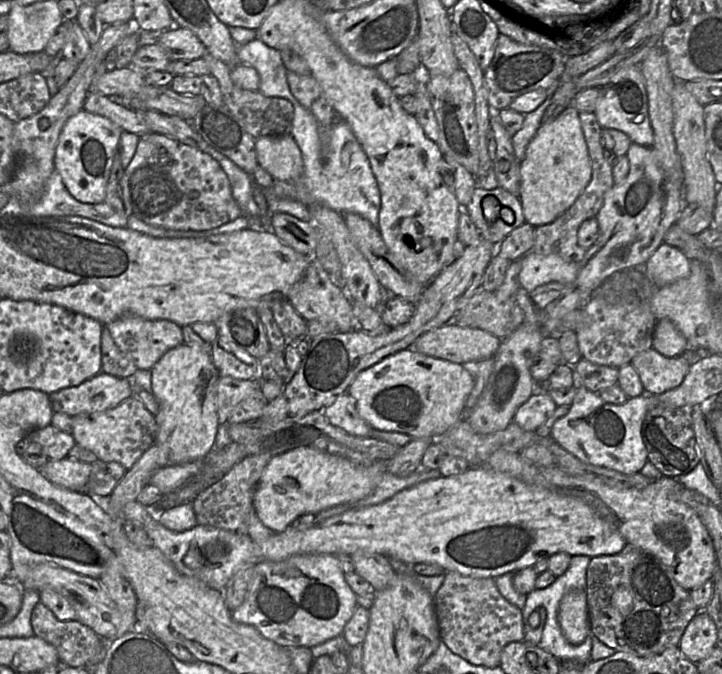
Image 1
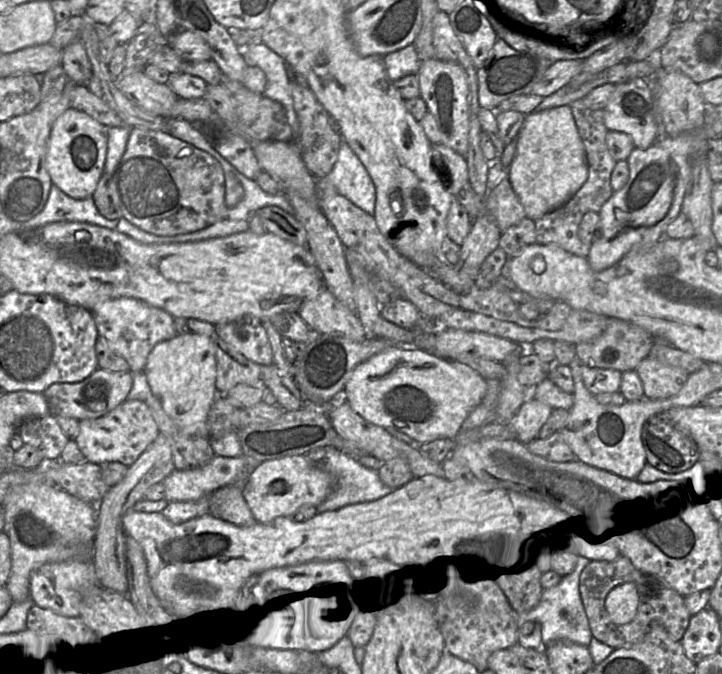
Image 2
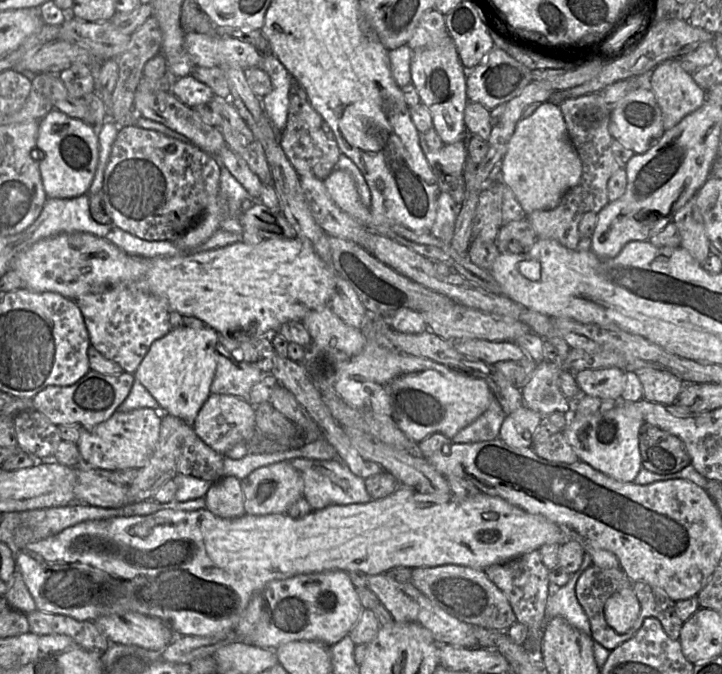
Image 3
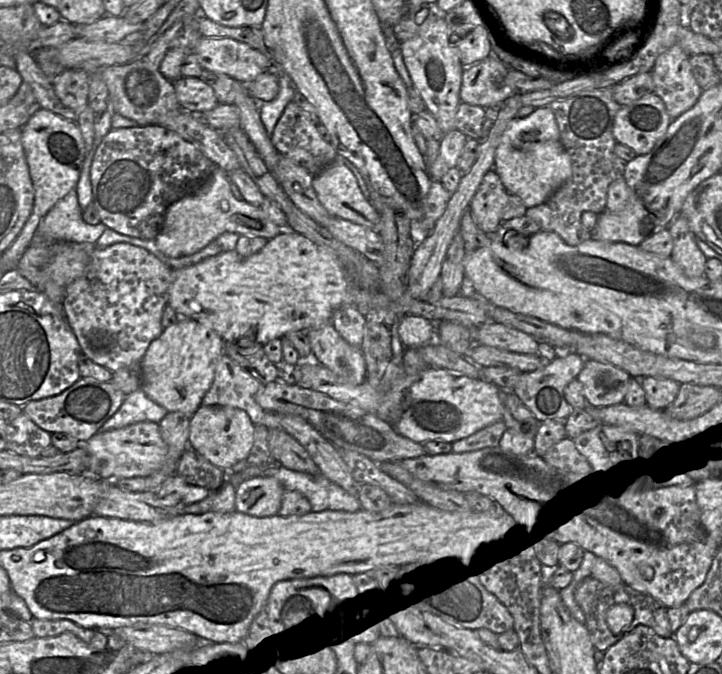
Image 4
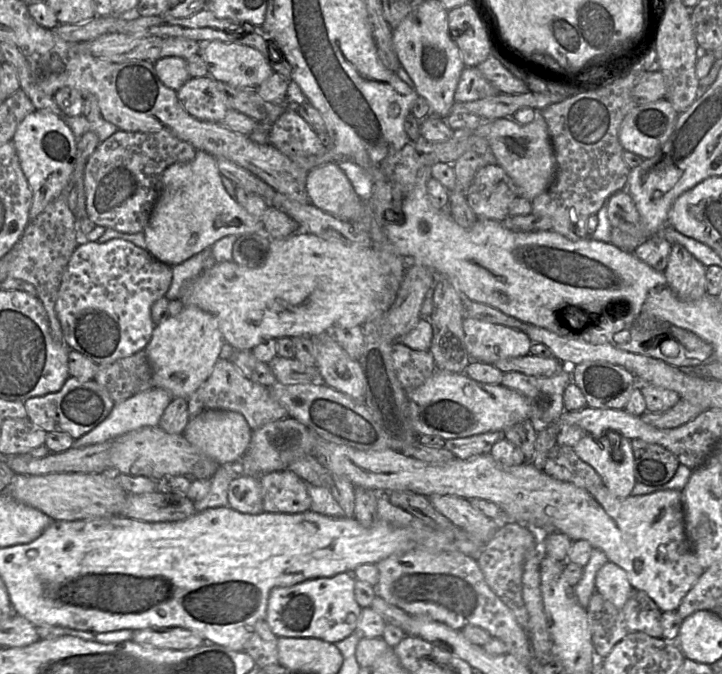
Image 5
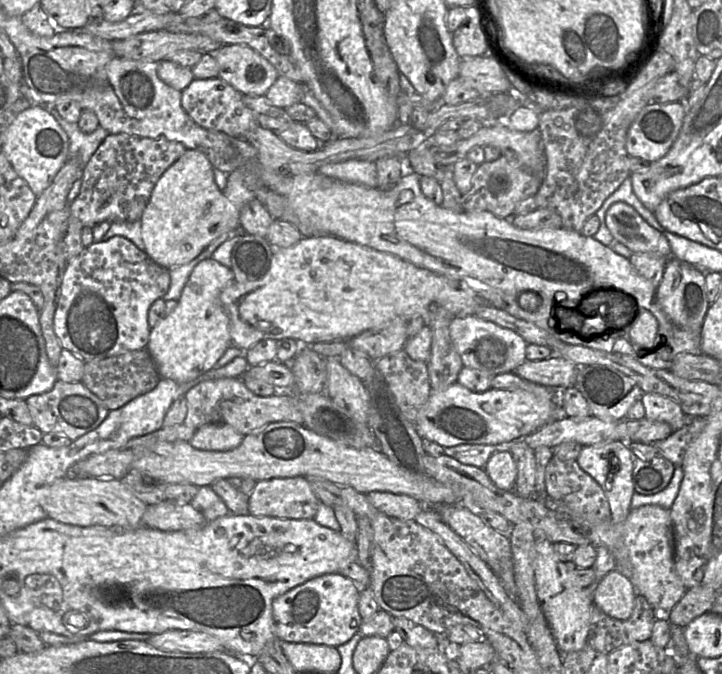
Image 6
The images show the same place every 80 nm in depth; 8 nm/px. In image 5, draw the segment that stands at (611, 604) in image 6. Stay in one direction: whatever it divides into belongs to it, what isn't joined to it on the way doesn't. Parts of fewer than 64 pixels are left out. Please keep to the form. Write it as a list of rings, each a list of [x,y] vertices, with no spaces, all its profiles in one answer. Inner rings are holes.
[[[609,561],[598,570],[595,582],[595,591],[616,608],[622,608],[625,605],[633,589],[626,572]]]

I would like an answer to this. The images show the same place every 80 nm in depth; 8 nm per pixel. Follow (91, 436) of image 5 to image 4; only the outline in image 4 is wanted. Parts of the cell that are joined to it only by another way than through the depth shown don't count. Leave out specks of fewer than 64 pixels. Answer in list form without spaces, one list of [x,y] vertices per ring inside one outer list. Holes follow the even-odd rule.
[[[139,388],[125,398],[120,408],[103,424],[99,432],[121,429],[139,422],[159,423],[167,412]]]

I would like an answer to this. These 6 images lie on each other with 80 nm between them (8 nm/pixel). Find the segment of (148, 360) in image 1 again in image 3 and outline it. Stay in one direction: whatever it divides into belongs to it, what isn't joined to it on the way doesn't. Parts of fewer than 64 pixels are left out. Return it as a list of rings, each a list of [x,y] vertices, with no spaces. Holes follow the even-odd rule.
[[[125,284],[99,288],[98,292],[80,296],[75,303],[82,313],[90,346],[117,363],[128,374],[134,375],[153,342],[171,330],[170,309],[166,301],[151,292],[140,291]]]

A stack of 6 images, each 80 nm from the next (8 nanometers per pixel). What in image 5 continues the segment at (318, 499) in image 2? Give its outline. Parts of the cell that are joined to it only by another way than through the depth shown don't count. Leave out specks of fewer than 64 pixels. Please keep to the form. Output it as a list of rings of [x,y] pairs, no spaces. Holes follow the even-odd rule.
[[[240,476],[227,489],[228,506],[245,514],[263,513],[263,499],[258,477]]]

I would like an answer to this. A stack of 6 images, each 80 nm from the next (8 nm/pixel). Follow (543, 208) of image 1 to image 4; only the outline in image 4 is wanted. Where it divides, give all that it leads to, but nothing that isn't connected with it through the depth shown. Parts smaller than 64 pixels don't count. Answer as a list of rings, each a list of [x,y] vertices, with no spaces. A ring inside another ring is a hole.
[[[549,107],[536,108],[525,118],[512,119],[495,152],[494,169],[509,194],[517,196],[526,208],[544,203],[572,175],[571,159],[560,140],[554,112]]]

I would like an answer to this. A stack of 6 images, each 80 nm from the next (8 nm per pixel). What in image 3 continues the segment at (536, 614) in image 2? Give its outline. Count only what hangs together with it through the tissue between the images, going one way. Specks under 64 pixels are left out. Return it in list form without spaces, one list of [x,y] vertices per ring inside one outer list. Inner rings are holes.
[[[585,554],[580,568],[562,587],[553,587],[545,608],[545,622],[554,617],[564,618],[576,629],[591,635],[589,619],[576,597],[576,585],[584,571],[593,564],[590,554]]]

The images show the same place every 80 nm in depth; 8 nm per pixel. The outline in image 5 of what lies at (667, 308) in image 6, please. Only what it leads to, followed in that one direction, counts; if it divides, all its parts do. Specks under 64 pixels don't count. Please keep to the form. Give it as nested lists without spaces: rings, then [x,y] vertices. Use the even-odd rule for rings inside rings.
[[[672,244],[664,274],[668,285],[683,300],[695,301],[706,292],[706,267],[684,246]]]

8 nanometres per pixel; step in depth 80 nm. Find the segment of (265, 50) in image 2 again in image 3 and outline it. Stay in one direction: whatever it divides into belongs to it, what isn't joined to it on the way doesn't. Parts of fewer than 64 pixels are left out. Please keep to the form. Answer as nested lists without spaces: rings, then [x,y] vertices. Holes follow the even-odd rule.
[[[272,53],[262,54],[260,67],[269,75],[272,84],[271,92],[261,98],[261,106],[275,131],[281,132],[286,126],[288,116],[290,74]]]

